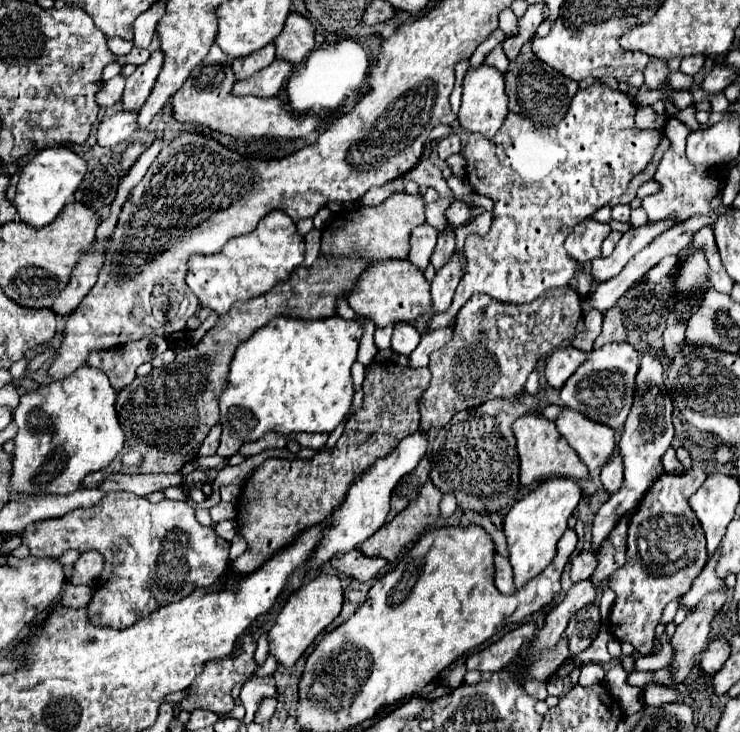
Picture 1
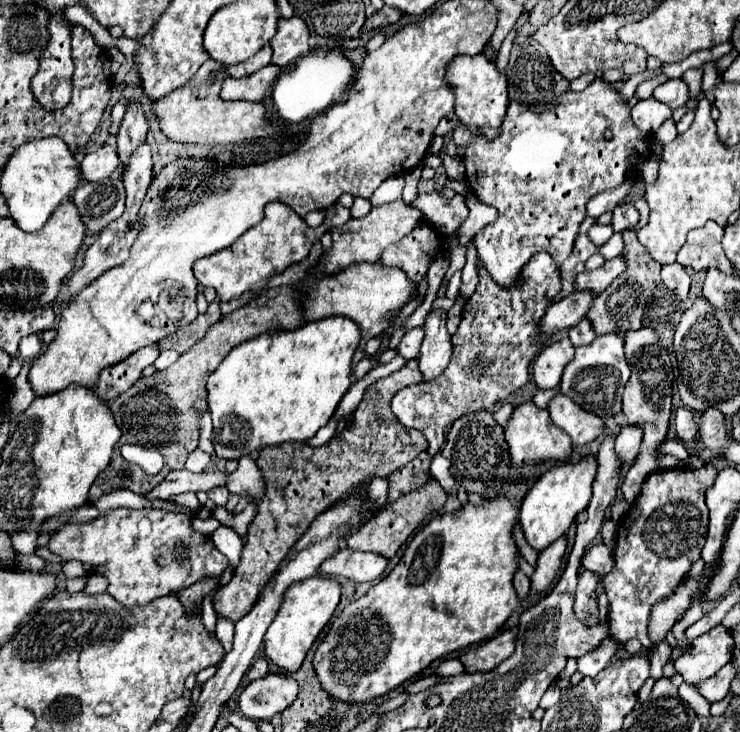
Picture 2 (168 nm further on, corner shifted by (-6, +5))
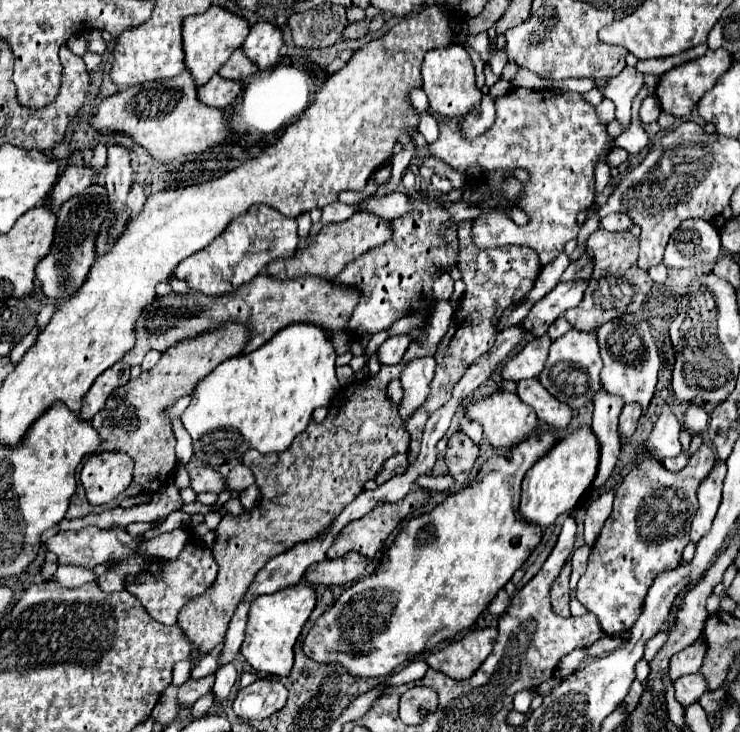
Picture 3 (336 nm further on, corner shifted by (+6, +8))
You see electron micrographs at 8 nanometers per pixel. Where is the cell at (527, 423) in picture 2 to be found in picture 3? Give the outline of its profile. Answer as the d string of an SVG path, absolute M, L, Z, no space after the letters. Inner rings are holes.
M496 391L490 397L482 399L482 401L474 401L468 403L464 409L464 417L468 421L476 421L482 425L486 439L496 447L496 449L514 449L520 441L524 441L526 437L530 437L538 425L536 413L532 407L524 405L520 401L520 397L512 391Z

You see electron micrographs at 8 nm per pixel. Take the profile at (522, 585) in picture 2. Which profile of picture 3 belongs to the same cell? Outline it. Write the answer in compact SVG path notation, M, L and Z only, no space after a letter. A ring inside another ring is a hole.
M502 589L492 601L490 601L490 605L488 605L488 613L492 615L492 617L502 617L504 615L504 611L508 609L508 605L510 605L510 599L508 599L508 595L506 595L506 591Z

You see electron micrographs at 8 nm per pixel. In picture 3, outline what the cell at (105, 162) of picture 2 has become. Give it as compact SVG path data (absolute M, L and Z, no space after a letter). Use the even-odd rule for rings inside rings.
M68 165L58 179L58 183L52 189L52 205L60 207L64 201L70 201L76 197L76 193L82 193L92 181L92 169L84 165Z

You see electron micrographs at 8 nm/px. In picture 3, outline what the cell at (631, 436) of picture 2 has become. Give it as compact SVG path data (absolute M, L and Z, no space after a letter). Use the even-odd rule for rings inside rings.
M624 405L622 415L620 415L620 427L618 427L622 437L632 437L632 433L636 431L640 415L642 415L640 405Z

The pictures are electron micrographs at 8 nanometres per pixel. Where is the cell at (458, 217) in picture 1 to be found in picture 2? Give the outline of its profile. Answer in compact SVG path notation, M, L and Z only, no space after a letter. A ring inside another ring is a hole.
M436 192L420 194L412 206L424 212L424 216L436 224L436 228L442 234L450 234L462 226L462 222L468 218L468 206L466 198L462 194L456 194L454 198L444 198Z

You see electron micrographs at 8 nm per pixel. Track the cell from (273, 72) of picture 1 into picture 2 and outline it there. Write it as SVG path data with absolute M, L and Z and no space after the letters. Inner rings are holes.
M268 64L262 70L254 72L252 76L246 78L226 78L222 84L220 96L224 100L250 100L250 102L260 102L264 96L270 94L272 84L278 80L282 68L276 64Z

